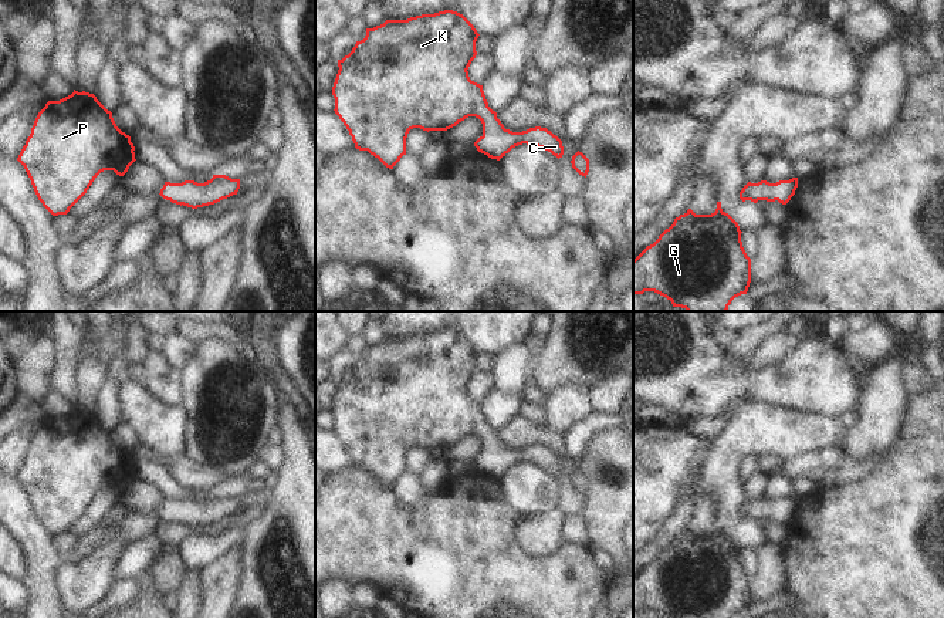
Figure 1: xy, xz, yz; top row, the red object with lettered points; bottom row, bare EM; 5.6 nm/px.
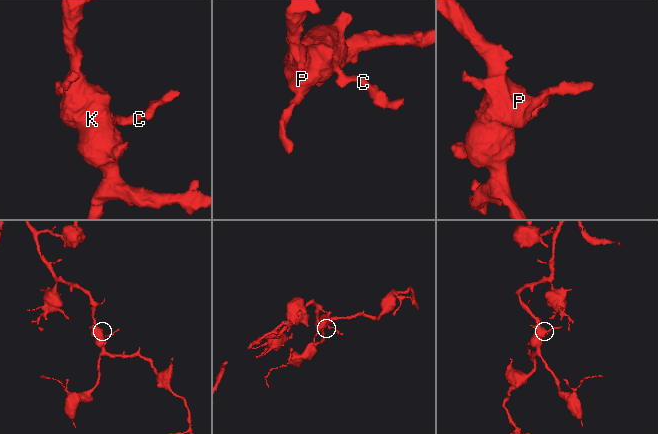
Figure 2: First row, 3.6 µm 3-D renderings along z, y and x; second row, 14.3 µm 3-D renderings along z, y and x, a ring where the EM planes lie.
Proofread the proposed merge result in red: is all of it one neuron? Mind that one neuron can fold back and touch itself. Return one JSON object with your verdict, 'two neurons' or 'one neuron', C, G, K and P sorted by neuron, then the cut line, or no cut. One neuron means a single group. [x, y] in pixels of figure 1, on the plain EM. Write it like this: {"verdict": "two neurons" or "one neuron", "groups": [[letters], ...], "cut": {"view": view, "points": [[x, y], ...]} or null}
{"verdict": "one neuron", "groups": [["C", "G", "K", "P"]], "cut": null}

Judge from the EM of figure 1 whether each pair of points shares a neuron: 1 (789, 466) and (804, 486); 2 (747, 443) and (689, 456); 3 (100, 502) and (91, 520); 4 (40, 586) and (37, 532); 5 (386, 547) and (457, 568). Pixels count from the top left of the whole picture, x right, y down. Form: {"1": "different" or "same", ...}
{"1": "different", "2": "different", "3": "same", "4": "same", "5": "same"}

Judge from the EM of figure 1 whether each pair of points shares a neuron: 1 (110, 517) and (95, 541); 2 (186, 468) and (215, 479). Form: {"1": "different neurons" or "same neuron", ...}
{"1": "different neurons", "2": "same neuron"}

